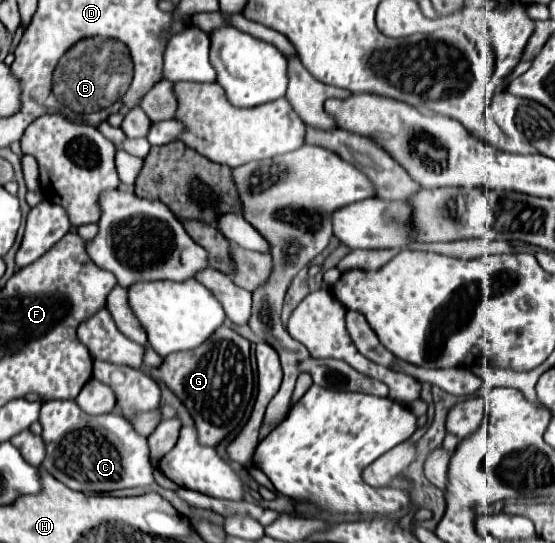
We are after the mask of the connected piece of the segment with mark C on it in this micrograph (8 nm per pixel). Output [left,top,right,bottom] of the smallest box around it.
[40,400,154,492]

